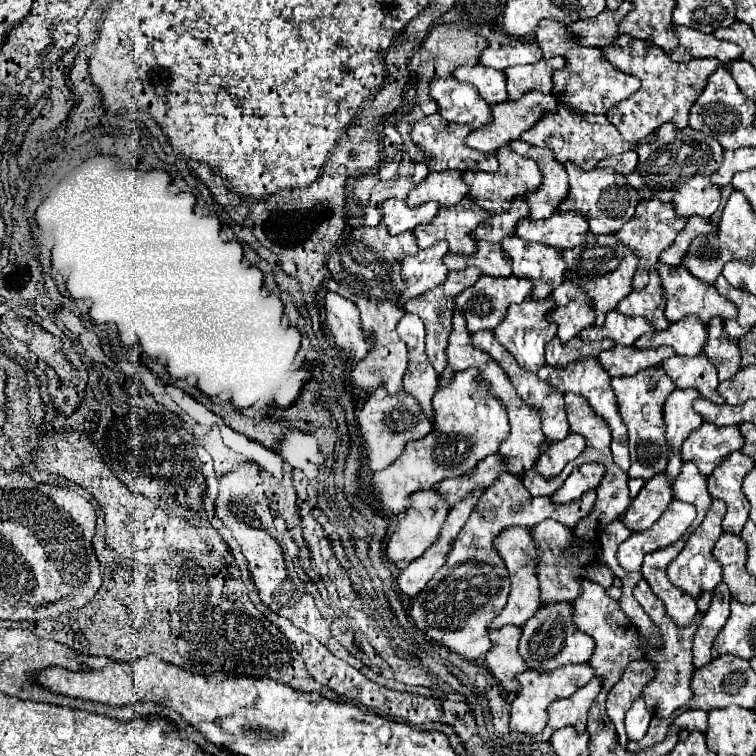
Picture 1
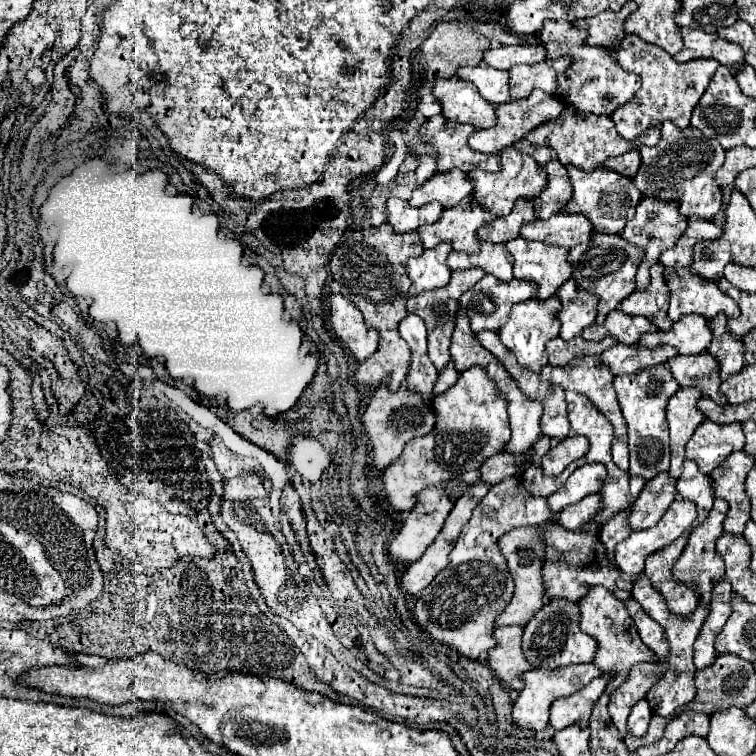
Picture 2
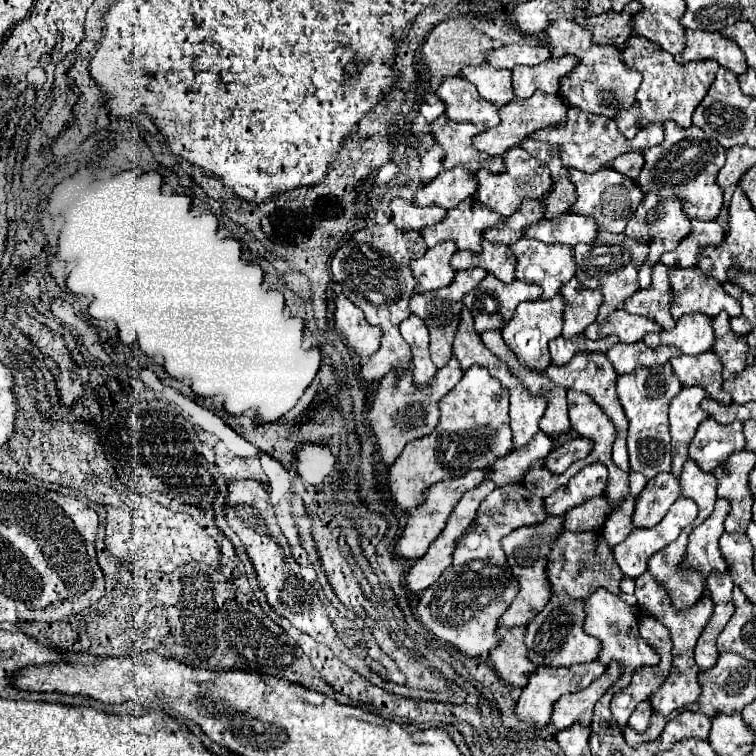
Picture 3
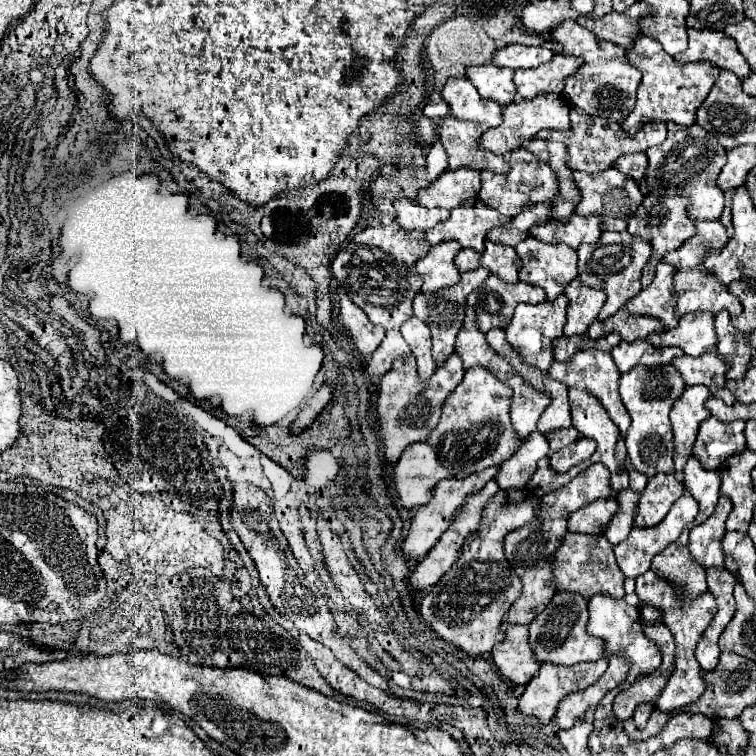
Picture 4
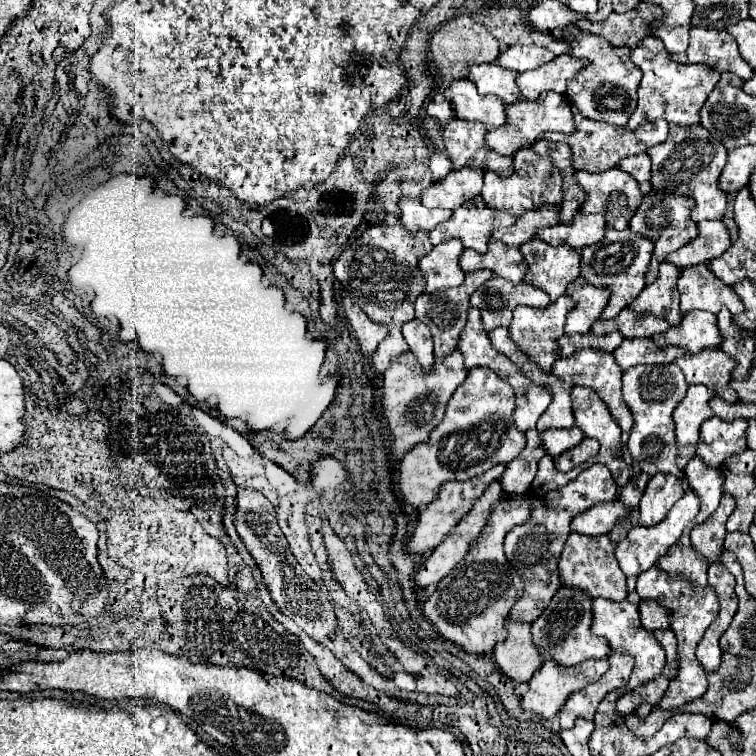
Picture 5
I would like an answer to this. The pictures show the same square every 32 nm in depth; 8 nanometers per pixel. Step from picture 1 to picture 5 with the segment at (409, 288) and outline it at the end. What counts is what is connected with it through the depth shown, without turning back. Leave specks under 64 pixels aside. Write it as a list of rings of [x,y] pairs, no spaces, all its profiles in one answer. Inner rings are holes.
[[[448,240],[434,246],[432,252],[418,262],[418,268],[426,280],[424,292],[446,290],[458,286],[464,280],[464,272],[456,264],[460,250],[464,250],[460,240]]]

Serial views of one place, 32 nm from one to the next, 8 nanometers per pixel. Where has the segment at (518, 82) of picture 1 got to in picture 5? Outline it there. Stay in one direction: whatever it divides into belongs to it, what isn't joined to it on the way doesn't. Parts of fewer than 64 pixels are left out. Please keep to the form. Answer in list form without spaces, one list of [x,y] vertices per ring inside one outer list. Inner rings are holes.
[[[562,54],[548,64],[542,64],[540,68],[518,72],[516,84],[520,88],[520,94],[526,100],[536,100],[544,92],[564,94],[566,82],[572,80],[572,76],[576,76],[576,72],[582,66],[584,66],[584,60]]]

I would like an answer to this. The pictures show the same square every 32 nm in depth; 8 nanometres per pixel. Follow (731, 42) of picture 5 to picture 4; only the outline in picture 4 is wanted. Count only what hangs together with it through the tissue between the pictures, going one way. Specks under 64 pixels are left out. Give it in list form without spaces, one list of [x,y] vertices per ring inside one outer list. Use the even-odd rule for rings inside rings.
[[[688,30],[688,48],[682,54],[674,56],[680,64],[708,60],[718,68],[730,70],[736,76],[748,76],[750,68],[742,52],[736,48],[736,42],[724,32],[716,30]]]

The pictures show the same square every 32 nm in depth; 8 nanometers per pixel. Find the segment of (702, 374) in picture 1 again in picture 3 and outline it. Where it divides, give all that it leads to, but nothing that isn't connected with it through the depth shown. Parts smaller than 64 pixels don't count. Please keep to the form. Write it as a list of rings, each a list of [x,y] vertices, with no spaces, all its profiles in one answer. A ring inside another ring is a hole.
[[[704,352],[704,354],[698,354],[698,356],[678,356],[678,358],[672,358],[670,364],[672,364],[674,374],[682,382],[682,386],[700,386],[700,388],[706,390],[706,394],[712,400],[718,400],[722,404],[730,404],[732,402],[728,392],[722,390],[722,364],[716,360],[716,354]]]

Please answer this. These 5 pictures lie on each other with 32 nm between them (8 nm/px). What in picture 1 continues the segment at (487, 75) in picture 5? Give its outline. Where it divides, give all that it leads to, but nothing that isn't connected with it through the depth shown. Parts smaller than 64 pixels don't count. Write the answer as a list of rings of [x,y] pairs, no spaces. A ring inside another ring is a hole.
[[[476,64],[476,66],[460,66],[460,68],[456,68],[454,78],[458,82],[468,82],[468,84],[476,86],[480,96],[488,104],[498,104],[498,102],[506,100],[504,72],[498,72],[498,70],[484,68],[480,64]]]

